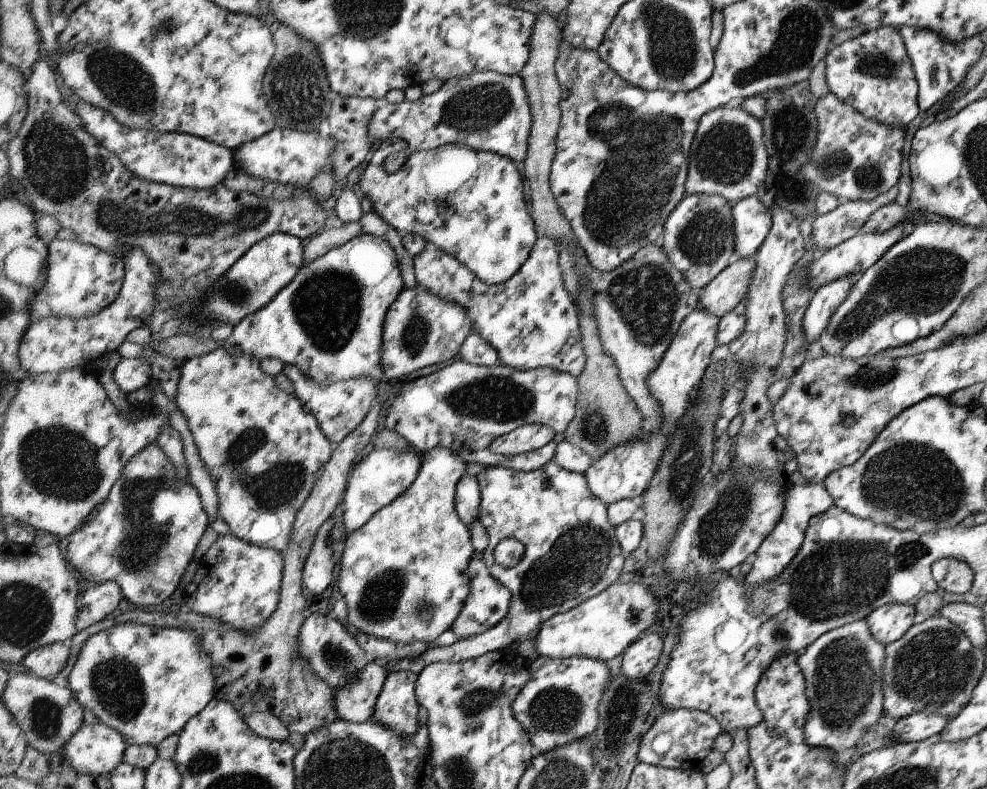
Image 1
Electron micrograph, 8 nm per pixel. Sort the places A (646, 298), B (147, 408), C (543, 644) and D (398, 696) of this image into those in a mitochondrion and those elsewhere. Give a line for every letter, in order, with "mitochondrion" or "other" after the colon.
A: mitochondrion
B: other
C: other
D: other

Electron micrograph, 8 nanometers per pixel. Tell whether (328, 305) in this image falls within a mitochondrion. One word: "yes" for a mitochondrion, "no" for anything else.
yes

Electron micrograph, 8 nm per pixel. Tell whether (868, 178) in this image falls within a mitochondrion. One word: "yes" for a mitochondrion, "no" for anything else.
yes

